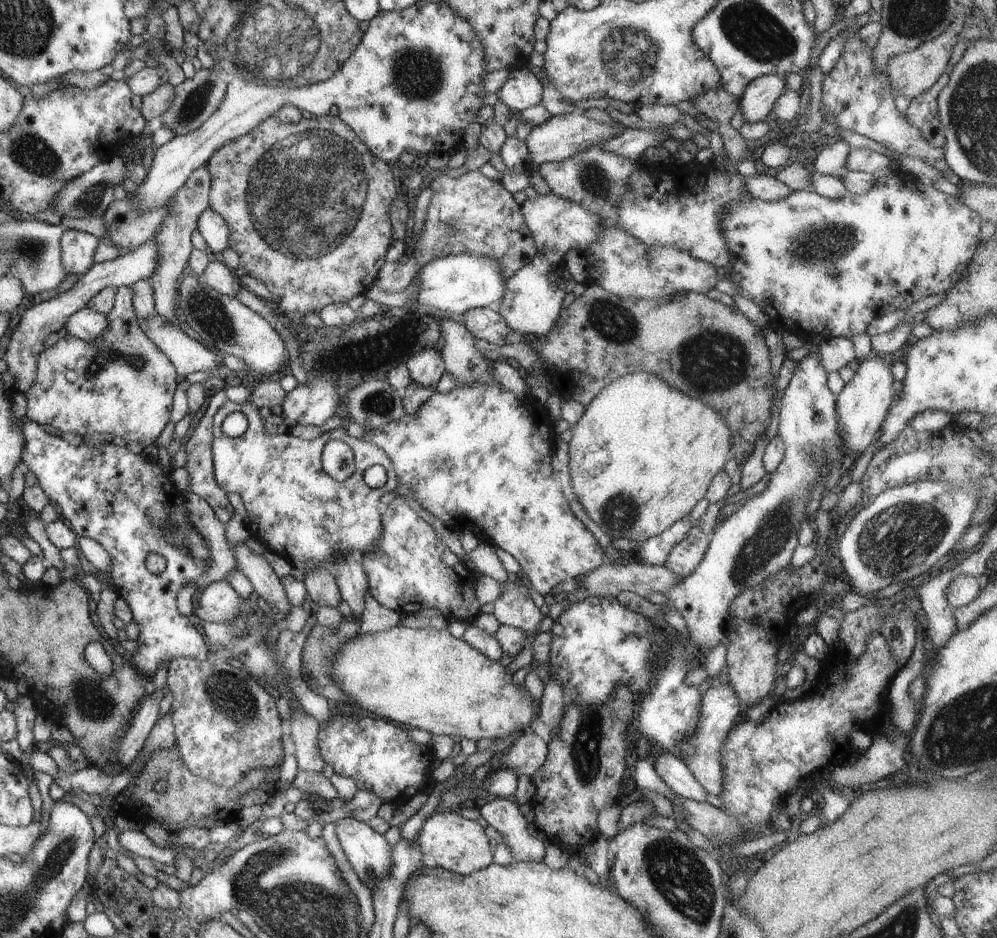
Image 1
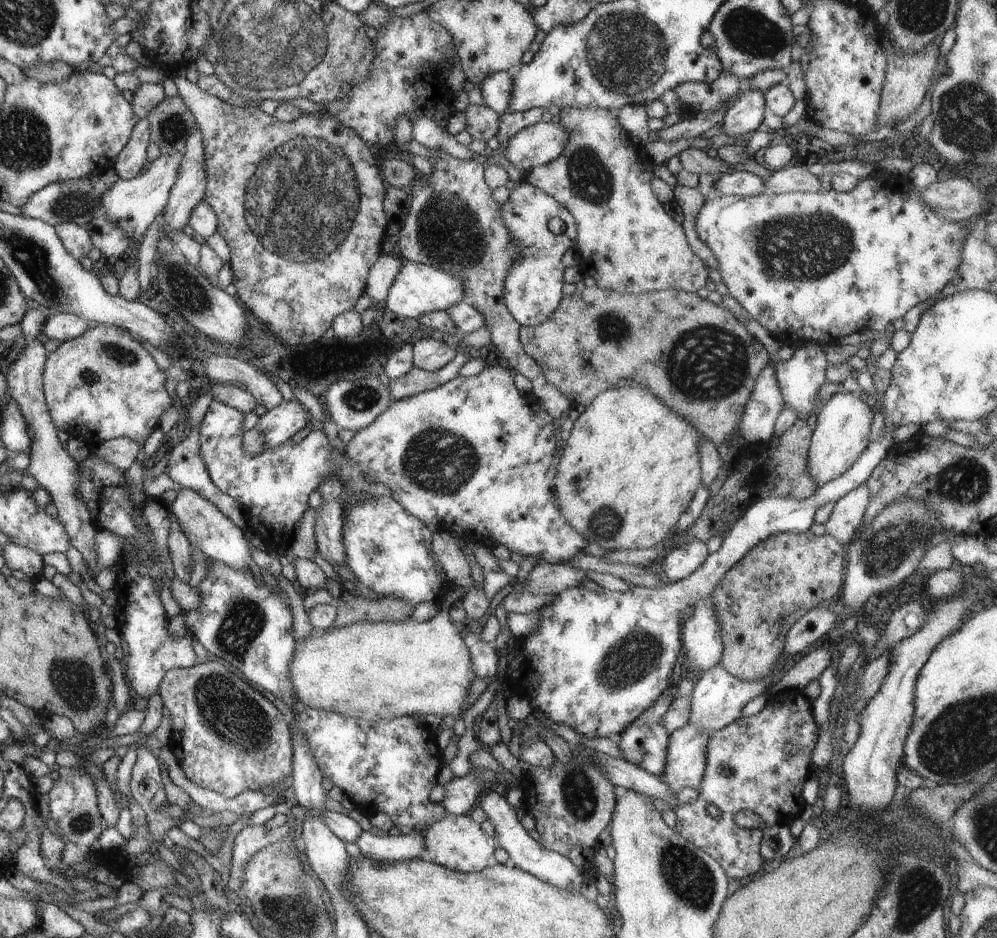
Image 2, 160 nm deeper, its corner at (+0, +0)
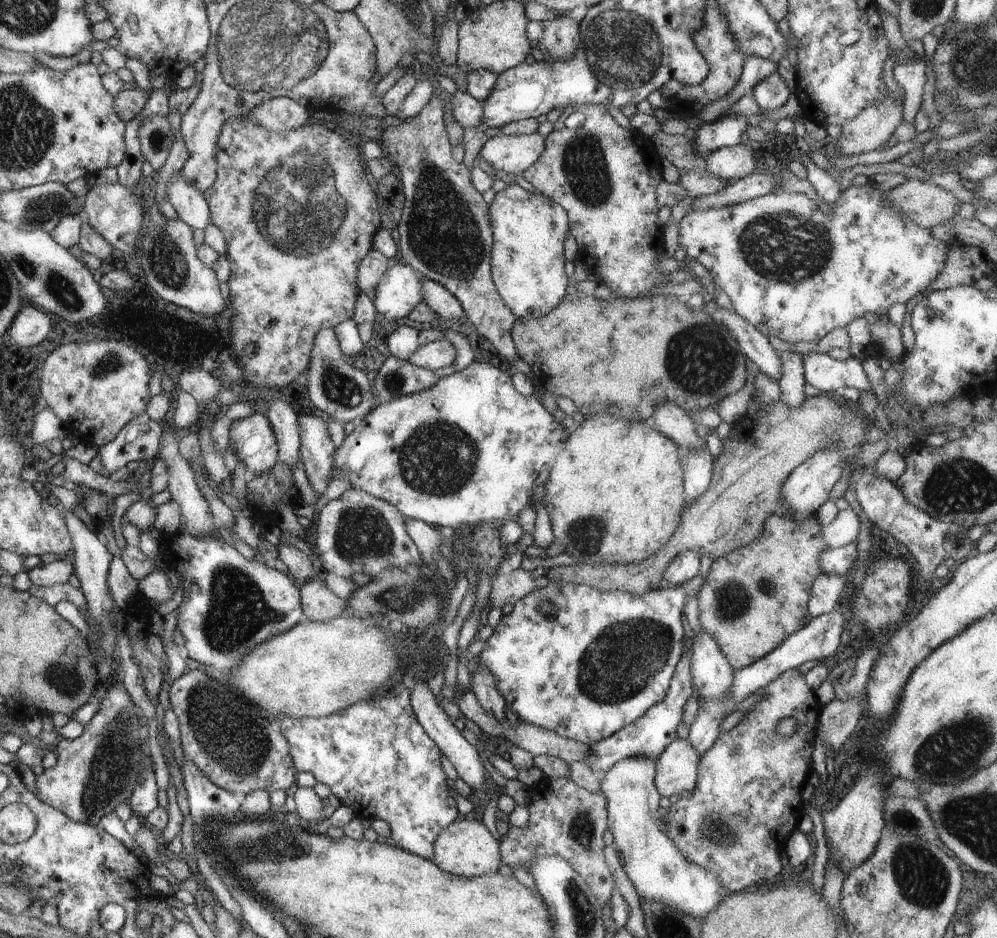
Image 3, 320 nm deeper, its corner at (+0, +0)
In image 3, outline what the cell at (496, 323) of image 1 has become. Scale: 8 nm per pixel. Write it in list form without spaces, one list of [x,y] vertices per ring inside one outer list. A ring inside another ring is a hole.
[[[422,279],[421,282],[423,283],[422,302],[426,303],[439,317],[456,320],[465,315],[461,304],[444,285],[430,279]]]

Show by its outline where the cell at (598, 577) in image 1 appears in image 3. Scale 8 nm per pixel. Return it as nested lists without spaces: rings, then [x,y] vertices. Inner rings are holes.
[[[506,569],[492,578],[492,590],[489,594],[487,610],[502,608],[506,604],[514,604],[530,591],[538,588],[530,571],[523,569]]]

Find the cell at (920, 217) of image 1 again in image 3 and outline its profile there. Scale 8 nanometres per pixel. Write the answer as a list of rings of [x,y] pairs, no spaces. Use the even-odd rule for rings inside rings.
[[[870,184],[862,186],[851,186],[844,194],[837,198],[836,204],[832,206],[834,214],[826,216],[818,208],[818,202],[808,198],[802,193],[768,193],[752,200],[727,206],[721,209],[708,209],[686,214],[678,223],[678,246],[684,249],[690,258],[695,258],[703,264],[710,272],[716,288],[724,290],[732,302],[733,311],[744,320],[756,327],[768,338],[780,338],[786,342],[818,342],[831,330],[844,328],[854,317],[868,316],[879,317],[888,313],[888,309],[897,302],[908,302],[912,297],[924,290],[928,290],[931,282],[940,274],[944,268],[947,252],[950,246],[944,244],[940,239],[934,238],[929,229],[920,228],[903,216],[903,213],[888,207],[885,204],[885,192],[874,190]]]

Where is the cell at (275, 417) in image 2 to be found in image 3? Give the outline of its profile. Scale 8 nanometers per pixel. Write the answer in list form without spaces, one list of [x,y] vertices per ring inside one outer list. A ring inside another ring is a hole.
[[[260,413],[232,422],[229,430],[228,446],[234,450],[234,454],[238,456],[238,460],[247,468],[247,473],[250,476],[270,473],[279,458],[275,431],[267,417]]]

